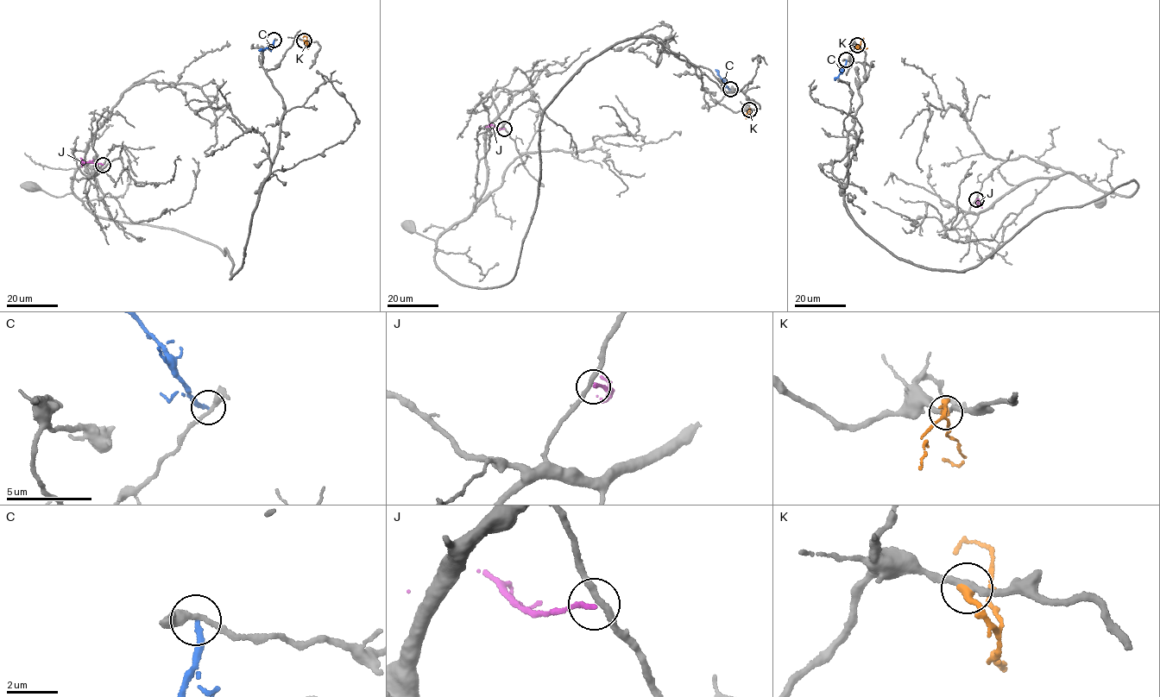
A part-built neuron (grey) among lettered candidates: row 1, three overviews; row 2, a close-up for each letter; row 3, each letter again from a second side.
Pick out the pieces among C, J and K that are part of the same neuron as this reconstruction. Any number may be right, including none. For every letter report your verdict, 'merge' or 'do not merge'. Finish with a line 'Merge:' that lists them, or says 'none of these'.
C: do not merge
J: do not merge
K: do not merge
Merge: none of these

